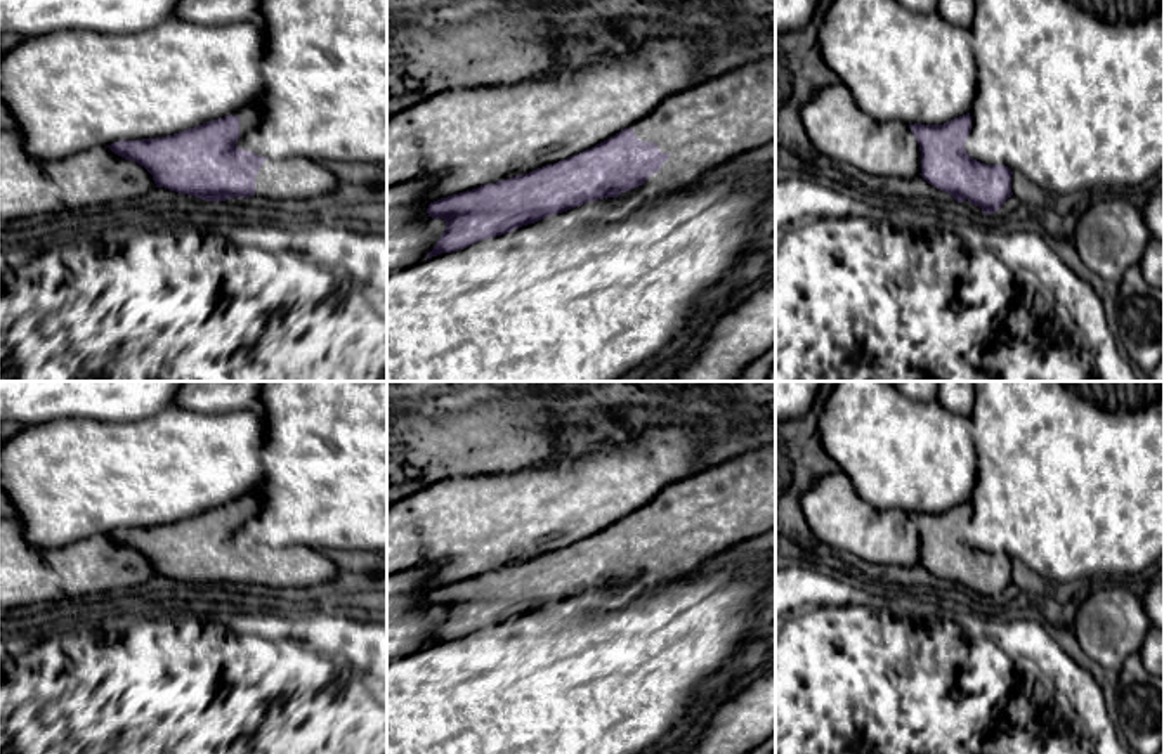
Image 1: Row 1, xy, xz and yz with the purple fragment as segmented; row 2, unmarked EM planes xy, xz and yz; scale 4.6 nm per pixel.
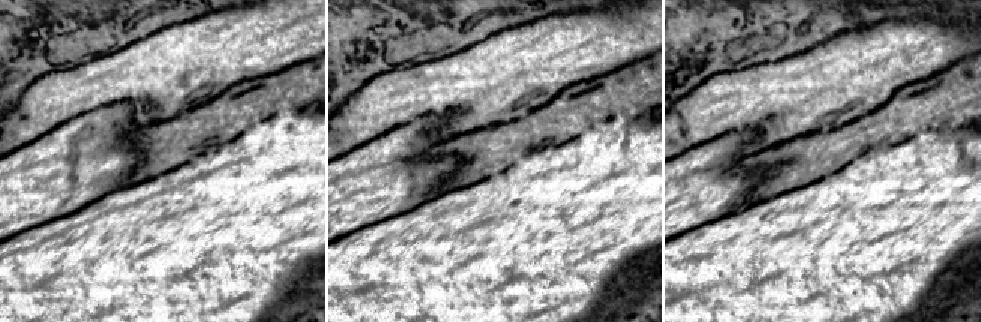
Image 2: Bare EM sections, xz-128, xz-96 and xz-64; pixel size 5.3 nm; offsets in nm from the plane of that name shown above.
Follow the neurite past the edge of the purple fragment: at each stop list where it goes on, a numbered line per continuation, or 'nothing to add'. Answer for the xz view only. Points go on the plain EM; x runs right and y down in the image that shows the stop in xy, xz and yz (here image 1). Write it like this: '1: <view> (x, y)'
1: xz (705, 515)

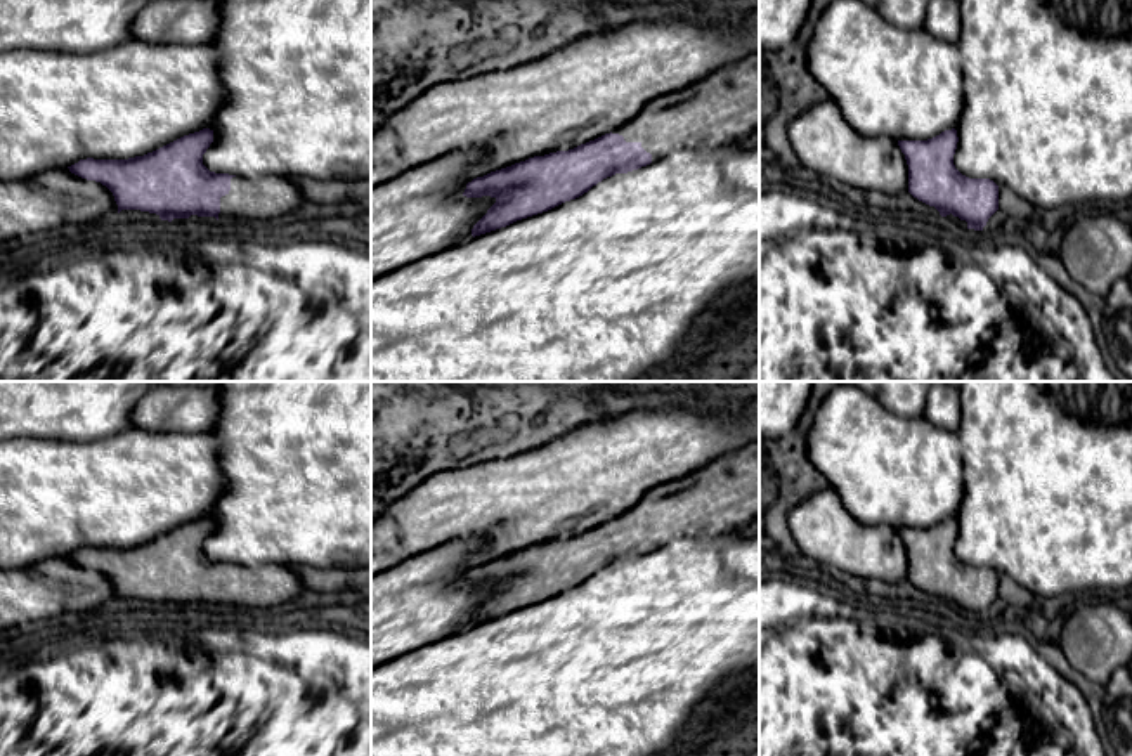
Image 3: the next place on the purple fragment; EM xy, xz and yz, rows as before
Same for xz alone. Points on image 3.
1: xz (723, 496)

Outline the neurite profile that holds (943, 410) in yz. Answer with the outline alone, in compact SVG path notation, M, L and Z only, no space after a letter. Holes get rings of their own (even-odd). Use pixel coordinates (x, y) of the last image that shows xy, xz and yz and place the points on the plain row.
M934 381L929 388L924 418L943 430L957 432L962 420L959 387Z

